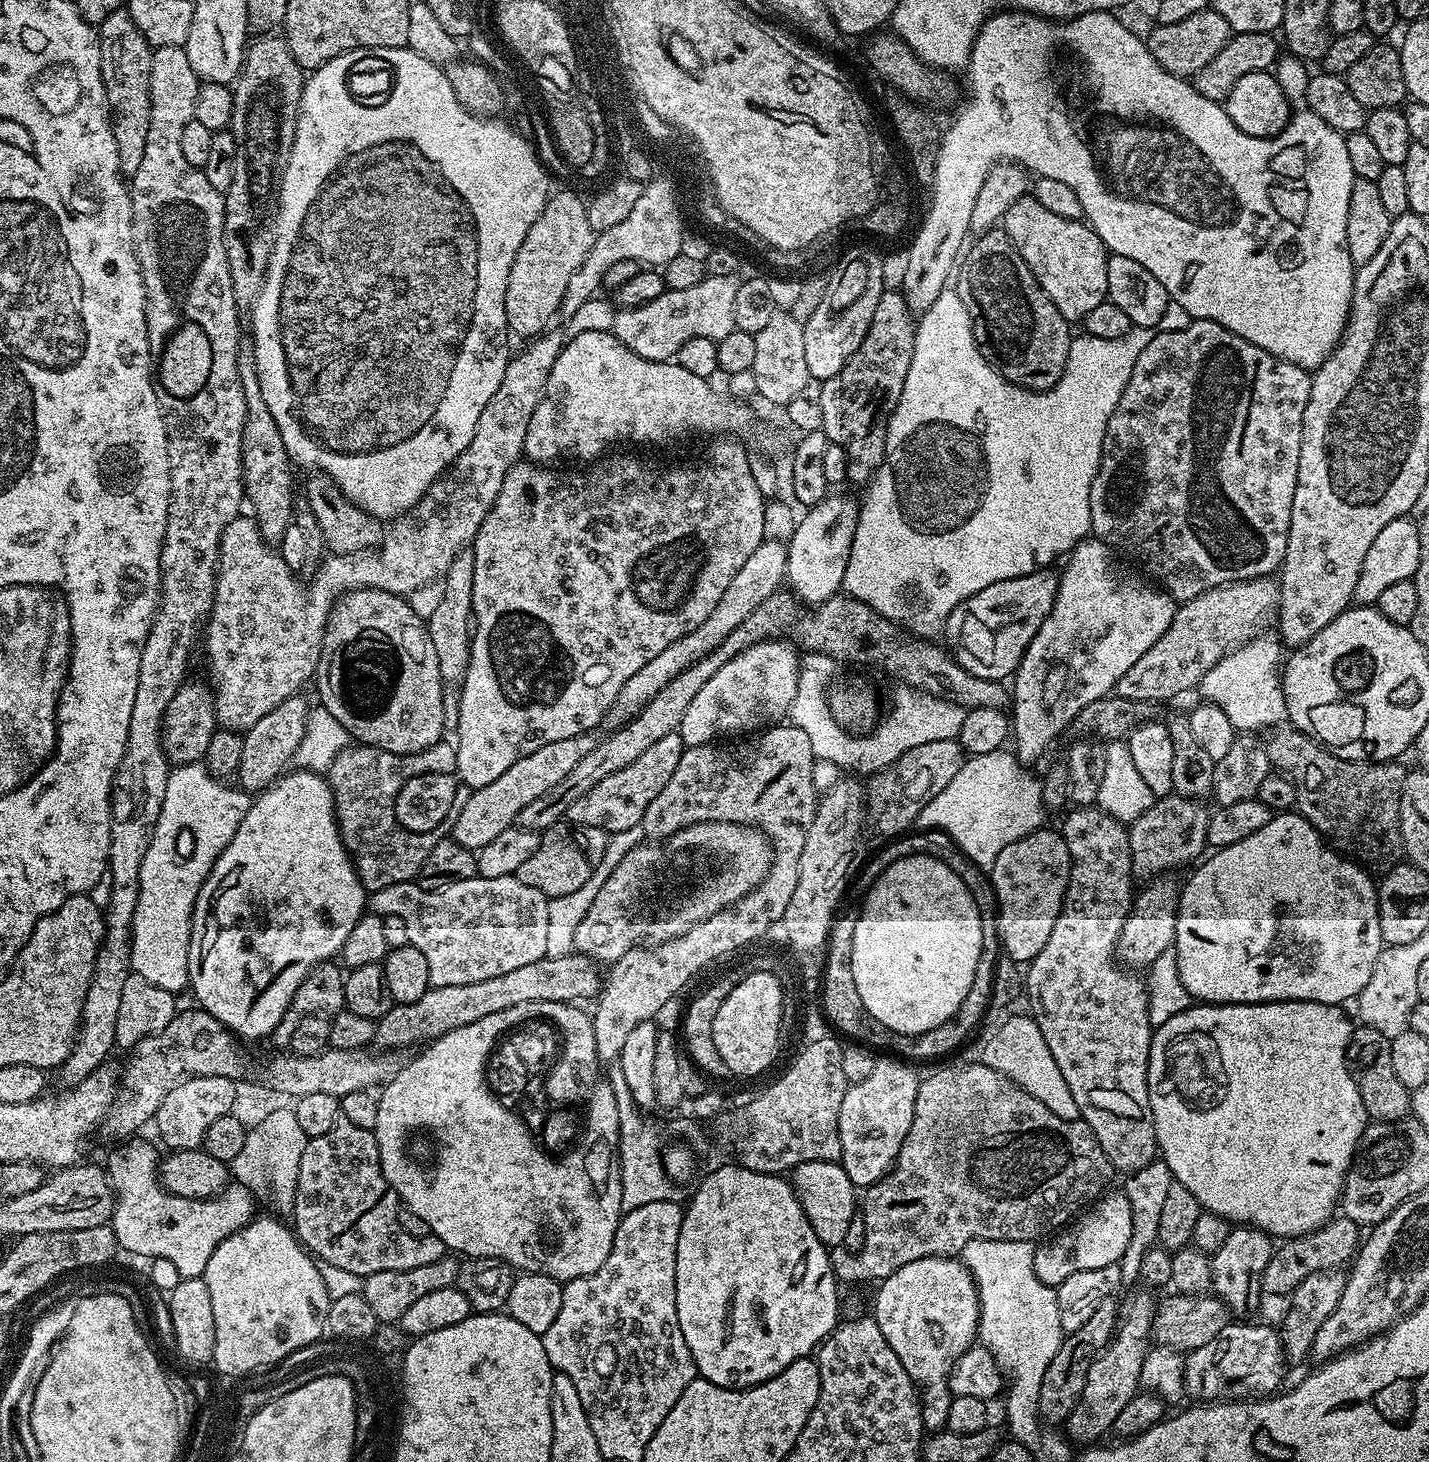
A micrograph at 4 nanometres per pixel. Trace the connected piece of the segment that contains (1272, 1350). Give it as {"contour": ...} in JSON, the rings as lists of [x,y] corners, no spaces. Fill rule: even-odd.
{"contour":[[[1228,1323],[1206,1346],[1184,1356],[1184,1390],[1193,1401],[1268,1398],[1281,1387],[1286,1361],[1279,1331],[1273,1325],[1244,1323]]]}

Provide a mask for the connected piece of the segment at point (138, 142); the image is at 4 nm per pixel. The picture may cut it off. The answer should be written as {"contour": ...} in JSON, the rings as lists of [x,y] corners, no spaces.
{"contour":[[[127,10],[110,14],[98,25],[100,38],[100,73],[104,83],[104,93],[108,99],[110,123],[114,134],[114,146],[118,146],[118,162],[120,171],[130,178],[142,166],[142,154],[146,154],[146,130],[150,130],[150,62],[154,51],[151,44],[146,42],[142,30],[134,26],[134,18],[130,18]]]}

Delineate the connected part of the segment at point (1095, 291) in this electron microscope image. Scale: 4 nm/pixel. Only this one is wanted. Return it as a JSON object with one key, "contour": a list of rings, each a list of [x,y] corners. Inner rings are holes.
{"contour":[[[1025,194],[1006,210],[1002,227],[1012,239],[1012,244],[1022,254],[1026,266],[1034,274],[1042,290],[1058,306],[1058,314],[1069,322],[1083,321],[1094,306],[1098,306],[1108,295],[1106,266],[1110,255],[1102,238],[1084,220],[1061,218],[1046,210],[1036,197]]]}

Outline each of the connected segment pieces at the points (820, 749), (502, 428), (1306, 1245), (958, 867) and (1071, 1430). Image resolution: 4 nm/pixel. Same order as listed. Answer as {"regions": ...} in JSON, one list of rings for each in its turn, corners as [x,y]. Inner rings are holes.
{"regions":[[[[821,652],[801,655],[798,690],[794,690],[794,702],[790,702],[787,719],[794,726],[798,726],[798,730],[803,730],[810,738],[810,750],[815,759],[826,759],[836,763],[841,768],[844,761],[851,758],[853,754],[845,745],[845,741],[850,735],[848,729],[837,724],[828,705],[827,695],[830,691],[830,685],[833,683],[832,675],[835,674],[836,668],[838,668],[837,661]]],[[[548,330],[535,337],[535,339],[529,343],[532,345],[530,345],[525,352],[520,352],[517,356],[515,353],[515,355],[509,359],[508,365],[506,366],[506,374],[502,374],[502,386],[498,386],[498,390],[494,390],[494,398],[490,398],[490,402],[486,402],[486,410],[482,410],[482,418],[478,418],[478,426],[474,430],[474,438],[470,438],[470,446],[466,446],[466,450],[462,450],[462,454],[458,454],[458,458],[448,468],[448,471],[445,472],[443,476],[439,476],[437,480],[430,485],[426,490],[426,494],[409,512],[404,513],[402,516],[397,516],[395,520],[387,525],[384,539],[381,540],[378,545],[378,551],[350,552],[346,556],[329,555],[327,559],[321,563],[320,567],[317,568],[315,576],[311,577],[309,583],[312,585],[307,588],[307,586],[304,585],[307,583],[305,583],[303,579],[295,576],[290,570],[290,566],[286,566],[286,562],[281,558],[279,551],[260,536],[256,521],[251,515],[241,514],[236,516],[234,522],[230,522],[230,526],[226,526],[226,530],[222,530],[220,557],[218,558],[218,566],[216,567],[216,589],[214,590],[212,614],[206,621],[208,664],[212,667],[210,680],[214,685],[216,694],[216,723],[219,727],[234,728],[237,730],[252,728],[254,722],[258,722],[258,718],[266,718],[266,714],[270,714],[270,710],[274,710],[274,706],[282,706],[282,702],[286,702],[286,698],[297,695],[297,693],[301,691],[300,687],[302,687],[307,680],[309,683],[309,681],[315,677],[316,667],[320,661],[320,651],[322,650],[328,615],[332,607],[336,604],[336,601],[339,600],[345,592],[350,592],[354,588],[377,588],[378,590],[392,592],[395,596],[407,597],[409,593],[416,591],[418,587],[439,581],[441,577],[443,577],[447,568],[454,560],[454,556],[458,554],[459,551],[467,549],[472,541],[476,539],[476,535],[482,526],[482,522],[486,518],[486,514],[490,514],[490,510],[494,506],[494,498],[498,498],[498,490],[502,490],[502,482],[506,478],[506,474],[513,465],[524,456],[526,426],[530,426],[530,418],[534,418],[534,406],[538,406],[538,402],[542,398],[544,387],[546,386],[546,378],[550,378],[550,370],[558,358],[558,354],[564,349],[565,343],[565,337],[555,336],[552,330]]],[[[1343,1214],[1329,1220],[1318,1230],[1308,1232],[1304,1236],[1285,1239],[1281,1243],[1284,1245],[1281,1248],[1279,1245],[1273,1251],[1266,1270],[1260,1276],[1260,1287],[1263,1295],[1265,1297],[1287,1297],[1298,1285],[1306,1282],[1306,1278],[1310,1278],[1310,1274],[1343,1269],[1355,1257],[1361,1243],[1361,1225],[1355,1224],[1350,1217]]],[[[937,828],[916,830],[911,834],[901,834],[889,839],[885,844],[888,844],[885,848],[878,849],[868,861],[866,861],[867,859],[863,861],[862,867],[858,872],[861,889],[867,890],[871,888],[873,882],[886,869],[894,866],[894,862],[902,862],[902,858],[910,858],[915,855],[933,856],[942,862],[946,862],[946,866],[954,869],[958,874],[958,878],[962,878],[962,882],[966,882],[966,886],[970,890],[970,894],[974,898],[982,918],[982,954],[978,958],[978,970],[974,970],[974,986],[970,986],[970,994],[966,994],[962,1006],[958,1006],[958,1010],[947,1022],[942,1026],[938,1026],[934,1031],[920,1036],[920,1048],[916,1048],[916,1052],[924,1052],[924,1062],[932,1062],[935,1060],[935,1056],[944,1056],[947,1052],[954,1051],[959,1044],[966,1043],[968,1035],[975,1030],[976,1024],[978,1028],[988,1011],[988,1002],[992,998],[992,979],[996,973],[996,962],[1002,955],[1002,945],[998,935],[996,892],[992,888],[989,873],[972,861],[946,832],[941,832]]],[[[1140,1291],[1144,1292],[1134,1293],[1129,1298],[1128,1305],[1125,1308],[1123,1305],[1118,1316],[1116,1333],[1090,1366],[1090,1374],[1086,1374],[1086,1386],[1082,1386],[1082,1395],[1065,1420],[1065,1433],[1068,1432],[1071,1440],[1080,1444],[1079,1446],[1088,1446],[1101,1441],[1098,1439],[1111,1431],[1126,1403],[1141,1391],[1142,1362],[1148,1357],[1157,1301],[1152,1300],[1151,1291]]]]}

